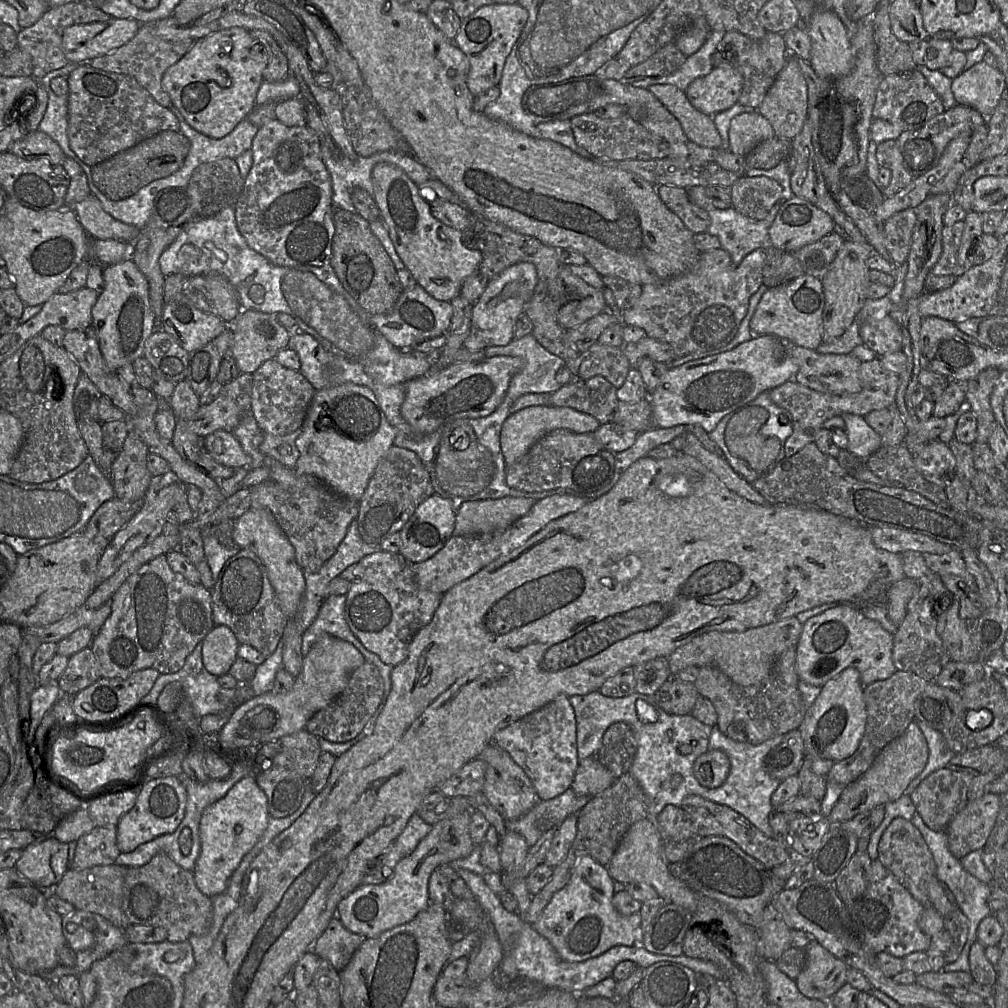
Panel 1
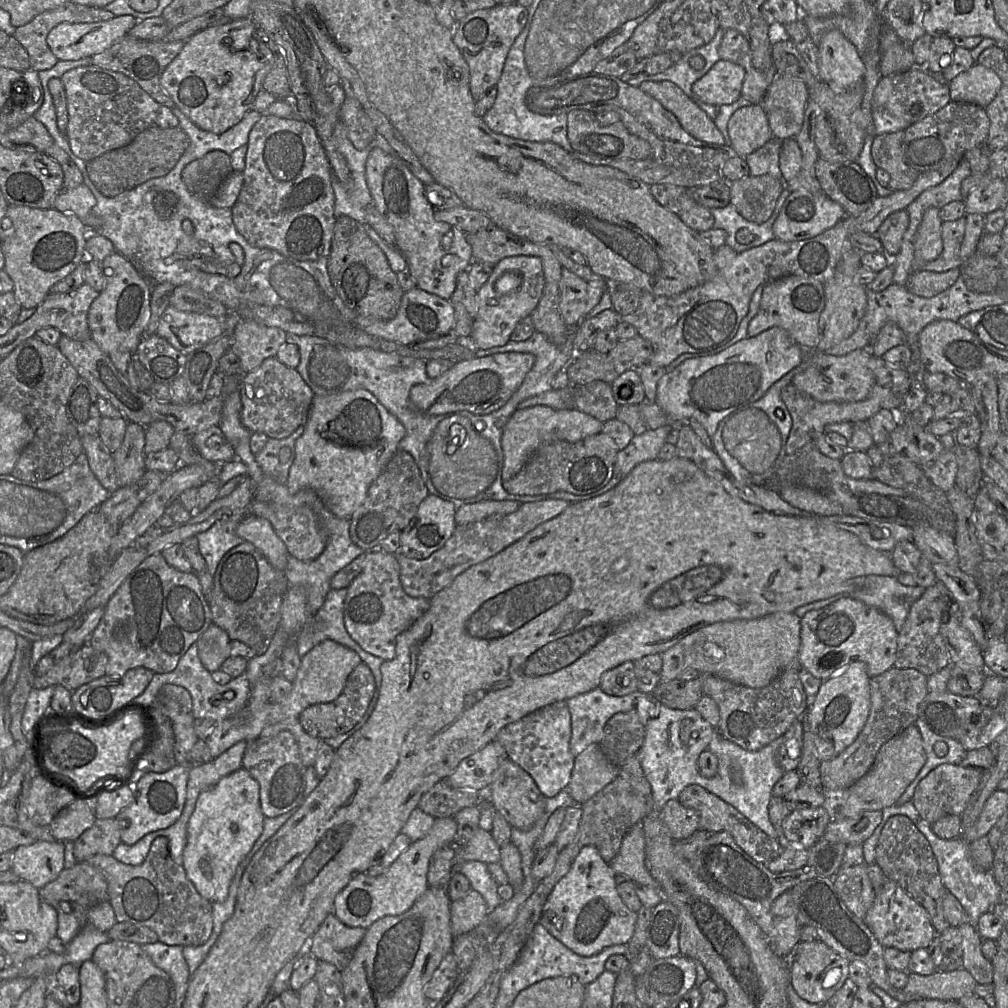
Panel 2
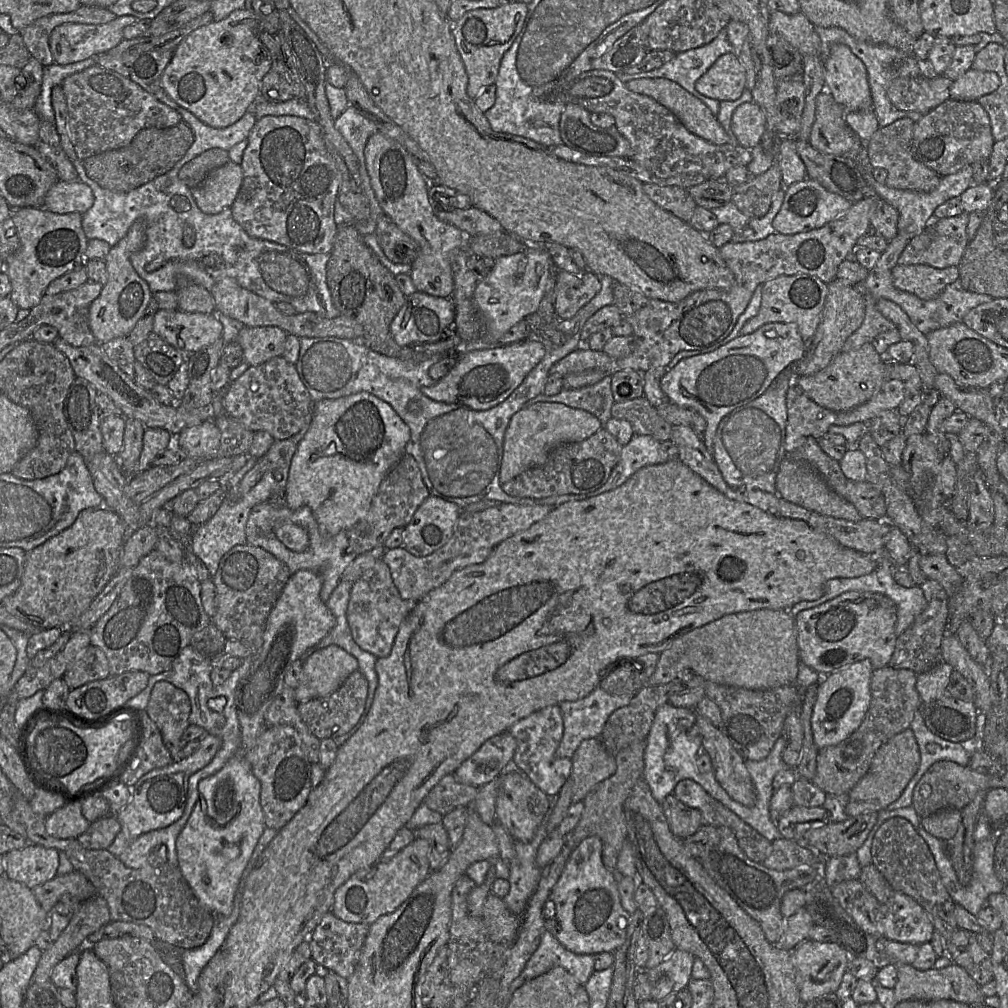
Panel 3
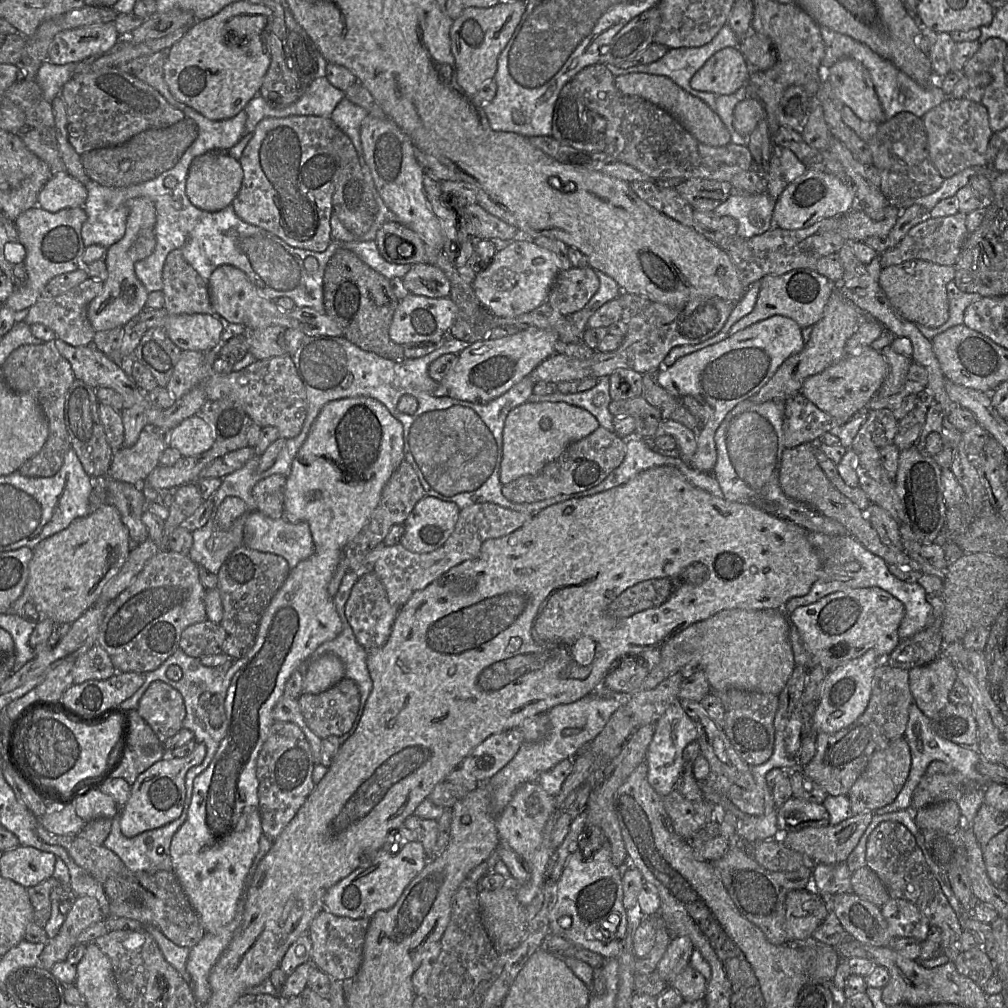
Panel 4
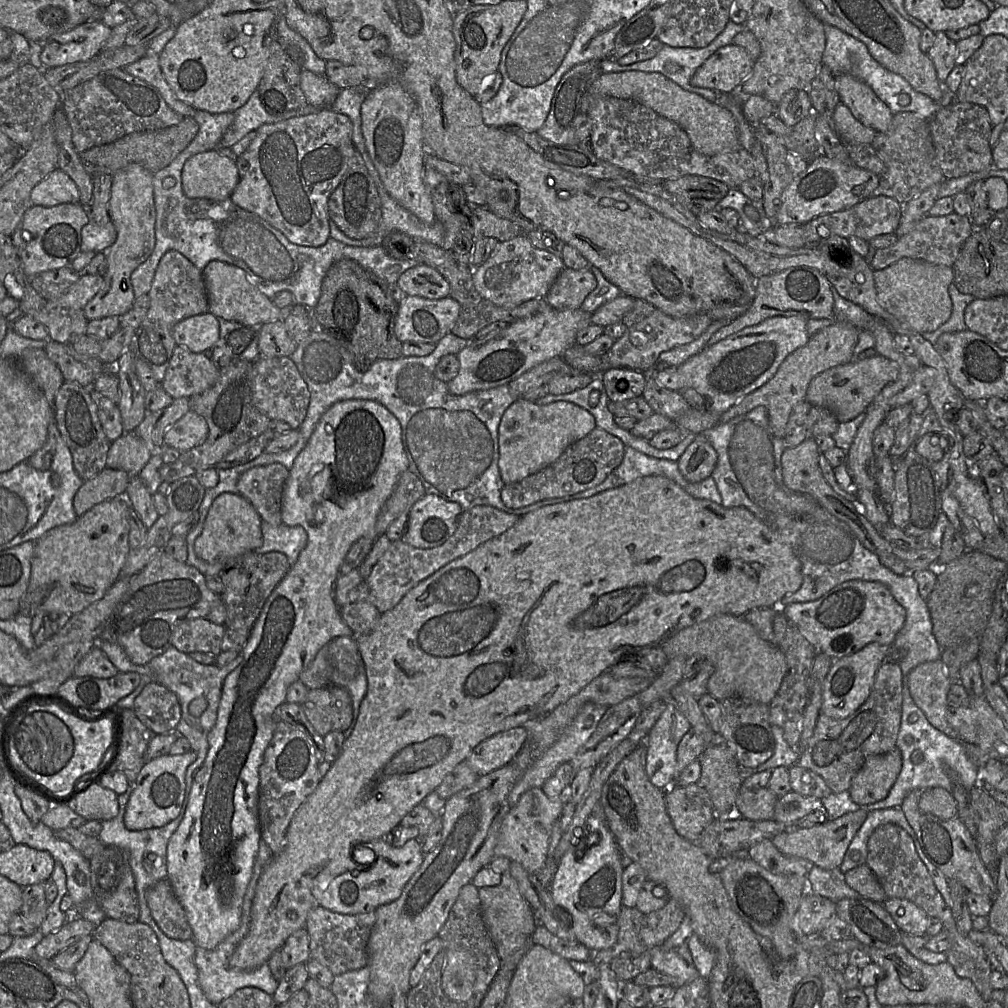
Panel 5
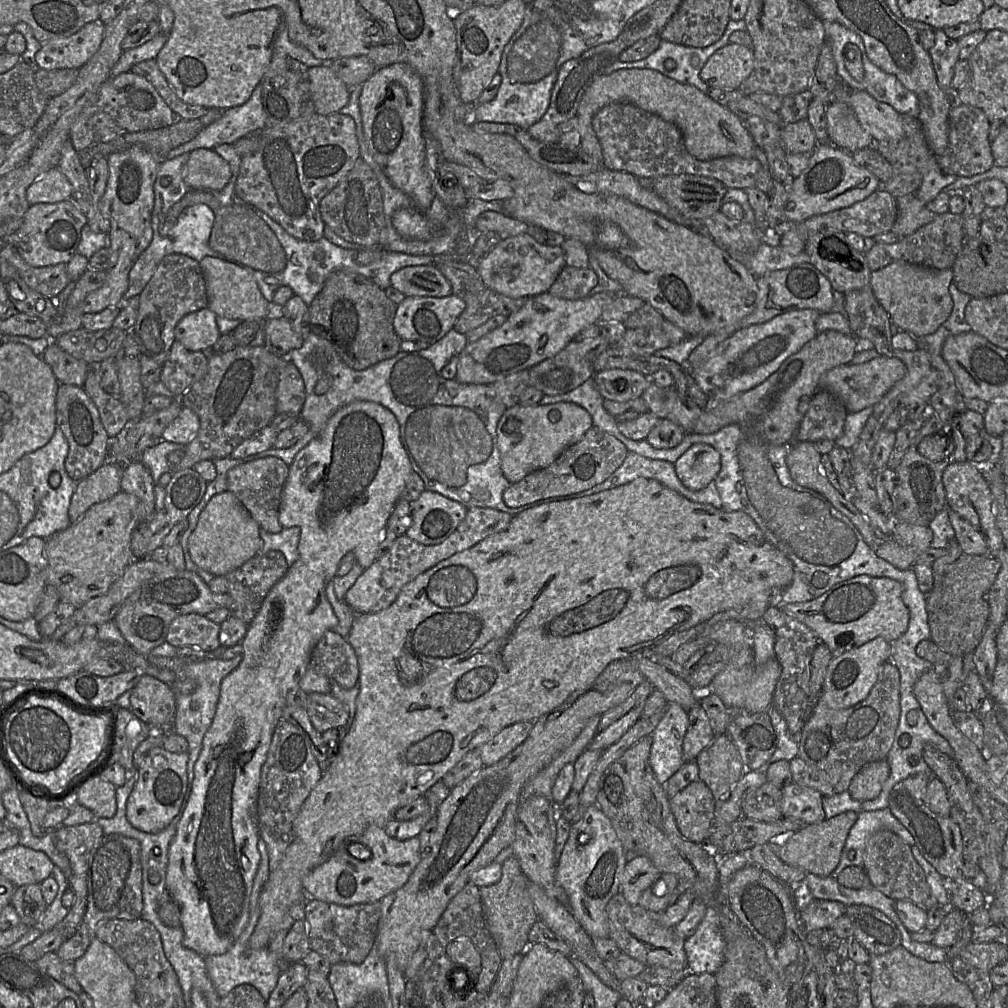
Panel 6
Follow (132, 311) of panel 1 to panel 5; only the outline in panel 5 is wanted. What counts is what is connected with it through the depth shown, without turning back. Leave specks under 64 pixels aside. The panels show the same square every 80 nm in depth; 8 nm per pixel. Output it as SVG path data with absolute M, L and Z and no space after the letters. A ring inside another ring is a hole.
M131 163L112 176L108 214L116 228L117 238L105 252L107 270L103 276L103 286L85 306L85 316L89 321L109 316L120 317L133 308L136 297L130 276L149 258L156 242L153 174L138 163Z

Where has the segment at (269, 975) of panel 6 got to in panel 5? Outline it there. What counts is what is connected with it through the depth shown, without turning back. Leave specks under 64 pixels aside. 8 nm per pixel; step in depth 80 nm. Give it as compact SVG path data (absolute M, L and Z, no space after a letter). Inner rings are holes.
M261 839L259 843L259 851L253 866L251 880L247 886L247 891L243 900L240 926L232 934L227 936L221 943L219 943L214 949L196 947L194 961L198 969L199 984L204 996L215 1005L218 1005L220 1002L230 997L240 988L255 987L273 996L278 987L279 982L273 977L268 963L264 963L263 965L253 970L234 970L231 969L228 964L229 959L235 951L236 947L249 931L251 922L251 908L255 895L255 889L264 868L271 860L272 856L271 849L266 844L266 842Z

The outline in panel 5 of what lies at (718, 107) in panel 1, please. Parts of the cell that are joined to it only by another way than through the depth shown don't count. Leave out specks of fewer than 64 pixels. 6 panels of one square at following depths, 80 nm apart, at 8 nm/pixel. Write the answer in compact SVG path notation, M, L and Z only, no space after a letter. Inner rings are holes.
M733 43L725 45L703 63L692 76L691 83L716 93L736 93L752 73L754 63L743 47Z

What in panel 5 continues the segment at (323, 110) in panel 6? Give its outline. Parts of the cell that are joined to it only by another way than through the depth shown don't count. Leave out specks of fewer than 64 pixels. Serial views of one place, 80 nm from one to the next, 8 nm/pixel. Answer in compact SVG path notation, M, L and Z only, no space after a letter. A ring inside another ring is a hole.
M304 69L300 75L300 85L308 104L318 109L331 108L341 90L325 74Z

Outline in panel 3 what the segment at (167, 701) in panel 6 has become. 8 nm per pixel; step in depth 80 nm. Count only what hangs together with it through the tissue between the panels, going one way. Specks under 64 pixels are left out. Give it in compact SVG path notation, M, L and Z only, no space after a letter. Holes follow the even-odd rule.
M159 681L151 691L145 712L159 728L174 761L182 760L178 759L178 754L185 746L182 745L182 735L190 725L191 712L187 693L168 681Z

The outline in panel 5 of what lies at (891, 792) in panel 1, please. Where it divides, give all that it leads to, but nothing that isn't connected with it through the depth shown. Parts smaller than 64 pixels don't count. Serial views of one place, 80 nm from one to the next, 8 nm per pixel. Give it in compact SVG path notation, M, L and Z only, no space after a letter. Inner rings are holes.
M899 748L870 756L851 782L849 792L859 806L885 799L896 782L903 765Z

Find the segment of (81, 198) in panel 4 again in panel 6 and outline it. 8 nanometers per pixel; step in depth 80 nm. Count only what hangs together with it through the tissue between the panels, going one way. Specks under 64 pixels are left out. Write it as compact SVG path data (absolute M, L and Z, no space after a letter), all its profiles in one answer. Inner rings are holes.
M58 167L51 168L37 178L27 189L26 198L30 205L57 203L68 200L72 186Z

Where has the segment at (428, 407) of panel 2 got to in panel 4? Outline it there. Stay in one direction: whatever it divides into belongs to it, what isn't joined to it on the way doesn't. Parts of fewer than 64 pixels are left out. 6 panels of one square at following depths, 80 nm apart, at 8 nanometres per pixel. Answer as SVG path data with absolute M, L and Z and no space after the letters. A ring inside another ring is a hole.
M529 327L513 335L472 343L457 355L456 364L438 383L434 396L450 397L471 403L490 402L507 392L541 362L555 354L555 342L554 332Z

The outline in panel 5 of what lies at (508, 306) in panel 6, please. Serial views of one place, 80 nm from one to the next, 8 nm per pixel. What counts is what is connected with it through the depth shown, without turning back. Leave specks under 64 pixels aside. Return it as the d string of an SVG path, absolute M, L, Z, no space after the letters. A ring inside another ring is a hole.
M393 231L384 237L381 247L391 258L397 260L417 260L420 264L425 264L436 269L448 281L450 285L449 296L460 304L459 317L451 333L460 338L473 340L478 331L493 322L504 321L510 324L531 317L543 310L551 310L553 308L549 305L546 298L531 299L513 308L504 308L493 304L483 298L475 289L473 283L474 268L471 265L460 264L450 253L440 246L428 243L420 238Z

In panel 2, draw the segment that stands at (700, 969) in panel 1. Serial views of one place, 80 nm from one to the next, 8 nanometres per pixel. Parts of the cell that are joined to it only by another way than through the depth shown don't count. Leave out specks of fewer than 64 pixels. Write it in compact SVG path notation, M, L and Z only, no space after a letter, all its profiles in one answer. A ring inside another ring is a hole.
M474 860L464 862L457 865L455 871L466 876L471 888L482 895L488 912L500 905L502 899L497 892L498 884L492 878L486 863ZM540 923L526 940L517 960L503 974L499 990L503 992L503 1001L508 1007L523 989L546 978L558 976L576 976L577 980L584 986L593 982L603 971L605 962L612 955L626 955L628 953L626 944L616 944L602 949L591 956L580 956L553 937Z

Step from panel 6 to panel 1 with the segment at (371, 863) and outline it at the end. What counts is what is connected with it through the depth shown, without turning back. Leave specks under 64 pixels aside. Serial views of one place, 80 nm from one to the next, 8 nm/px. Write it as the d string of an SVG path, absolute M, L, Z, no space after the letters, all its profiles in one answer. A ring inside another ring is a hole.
M471 810L437 822L419 842L415 850L404 856L395 866L392 875L379 884L361 884L342 899L337 917L351 932L376 938L381 933L413 920L431 904L429 879L433 871L444 864L465 858L474 850L469 834Z

